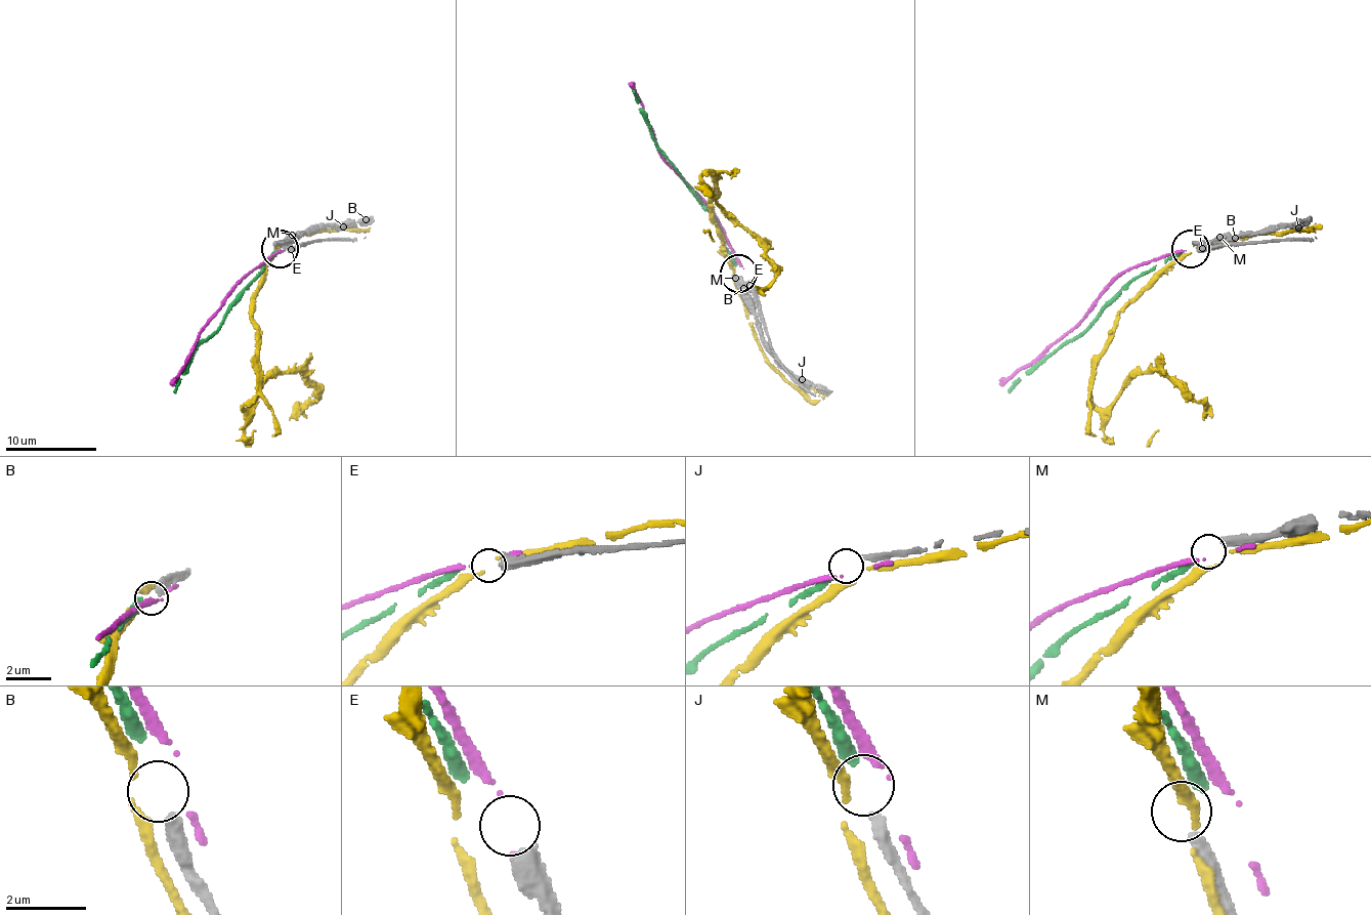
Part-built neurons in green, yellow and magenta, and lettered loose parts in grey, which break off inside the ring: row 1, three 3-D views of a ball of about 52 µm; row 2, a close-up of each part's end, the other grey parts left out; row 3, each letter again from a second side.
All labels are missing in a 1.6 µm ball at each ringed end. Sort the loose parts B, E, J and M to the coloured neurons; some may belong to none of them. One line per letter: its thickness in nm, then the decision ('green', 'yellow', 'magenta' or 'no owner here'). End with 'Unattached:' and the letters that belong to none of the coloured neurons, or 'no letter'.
B: 400 nm | no owner here
E: 550 nm | no owner here
J: 260 nm | green
M: 400 nm | no owner here
Unattached: B, E, M

